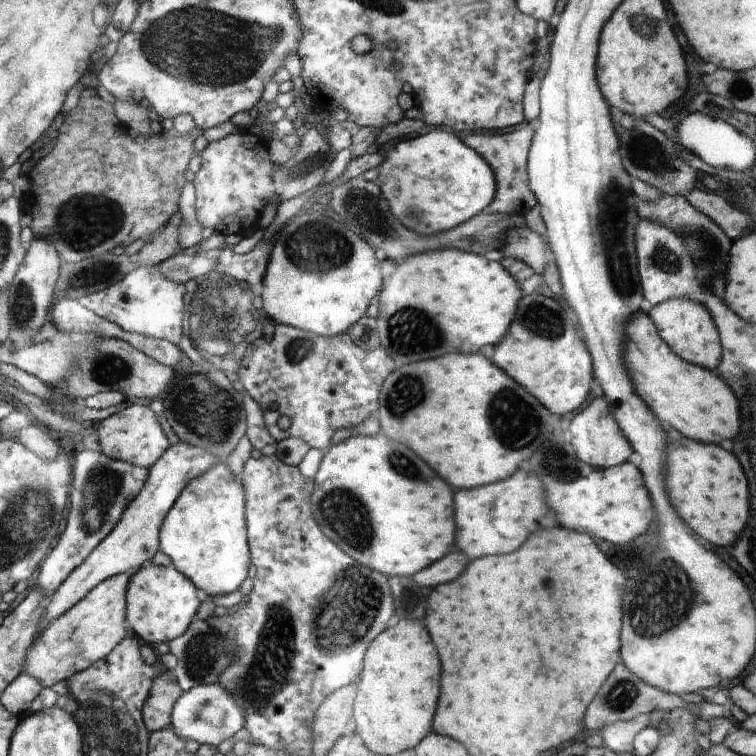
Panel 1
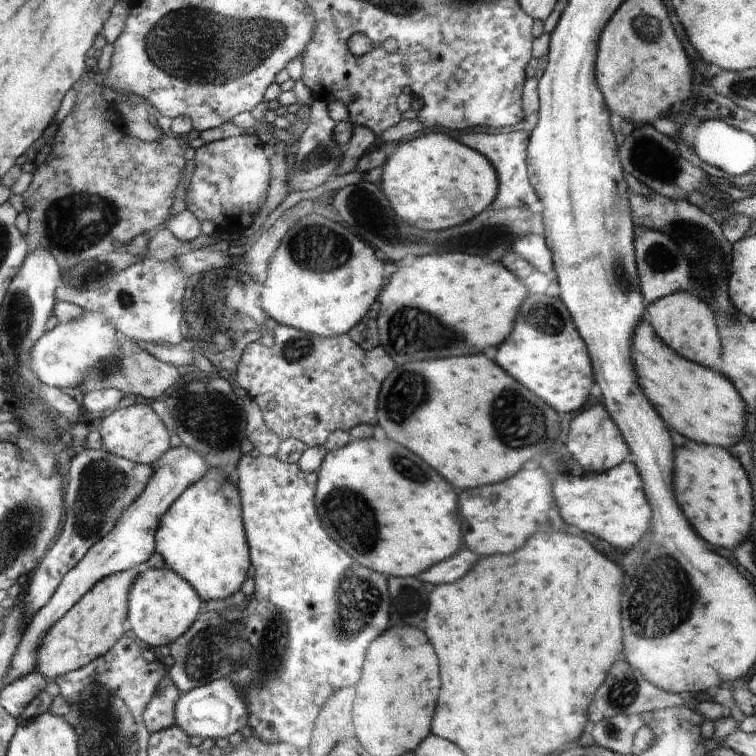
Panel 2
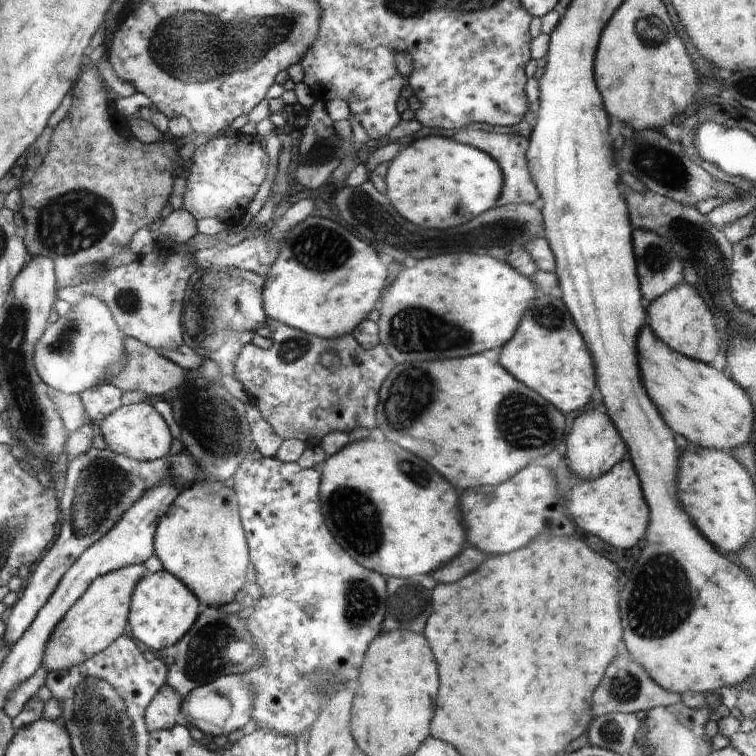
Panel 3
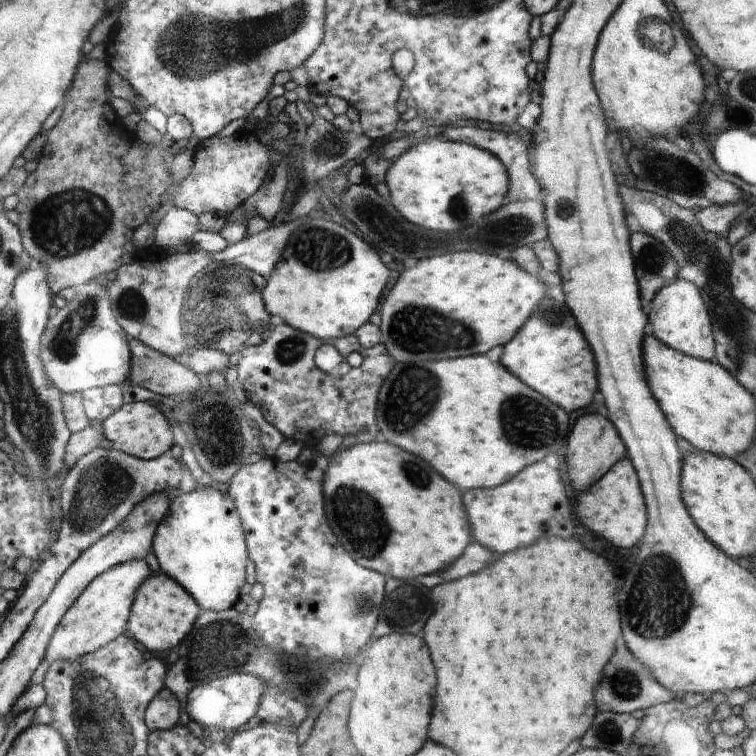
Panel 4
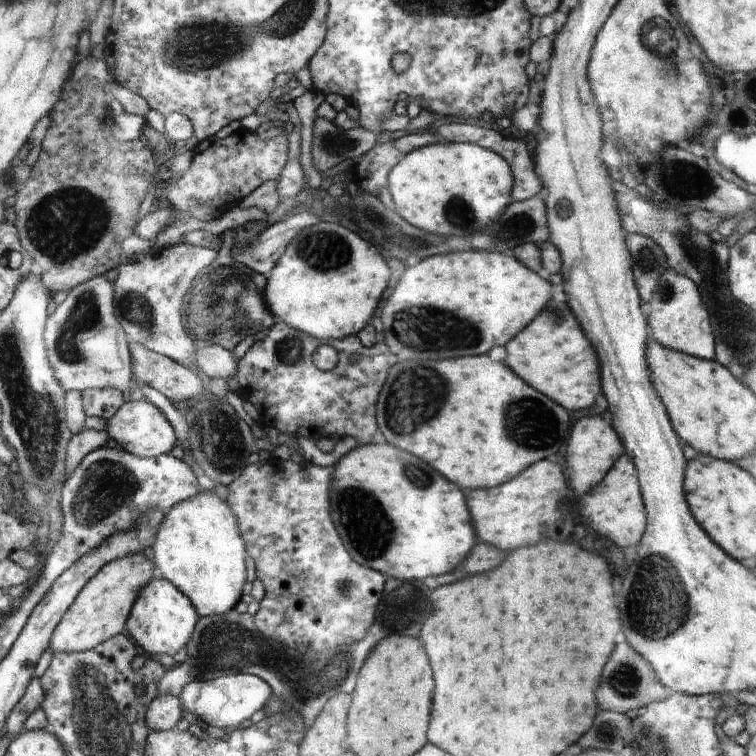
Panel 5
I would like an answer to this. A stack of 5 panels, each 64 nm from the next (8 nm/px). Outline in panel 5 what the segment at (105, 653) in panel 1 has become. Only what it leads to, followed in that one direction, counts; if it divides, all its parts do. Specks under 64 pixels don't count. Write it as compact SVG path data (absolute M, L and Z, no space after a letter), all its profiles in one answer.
M137 553L106 565L80 593L74 606L63 618L51 646L56 653L83 653L111 641L123 633L131 620L132 609L139 594L156 578L155 563Z

